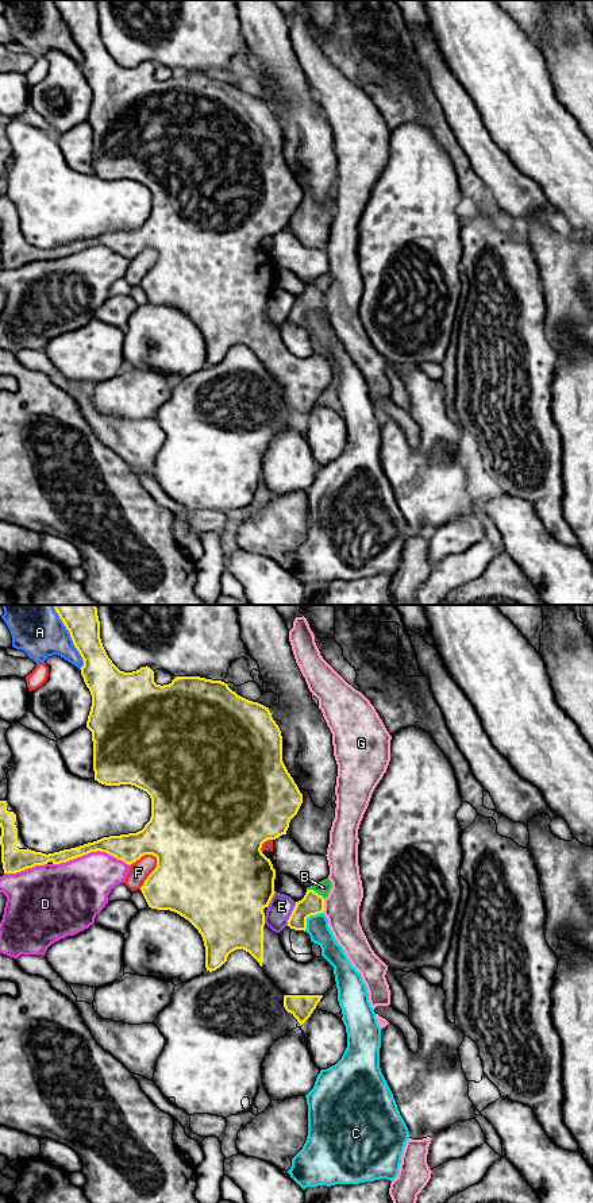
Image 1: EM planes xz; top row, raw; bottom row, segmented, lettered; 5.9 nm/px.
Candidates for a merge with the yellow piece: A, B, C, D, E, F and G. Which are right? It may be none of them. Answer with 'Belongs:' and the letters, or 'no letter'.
Belongs: no letter

